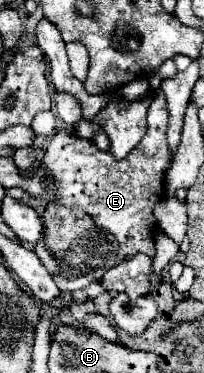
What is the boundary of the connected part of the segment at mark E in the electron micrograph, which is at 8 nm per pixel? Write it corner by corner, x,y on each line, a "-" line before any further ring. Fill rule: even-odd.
161,90
153,94
149,130
127,158
115,160
109,150
99,150
91,140
67,134
67,130
57,130
39,168
35,168
33,174
25,174
31,182
31,196
59,206
83,208
101,228
115,234
119,240
119,260
139,252
151,258
155,256
153,232
157,230
157,220
153,208
165,198
163,180
169,170
171,150
167,144
167,98

